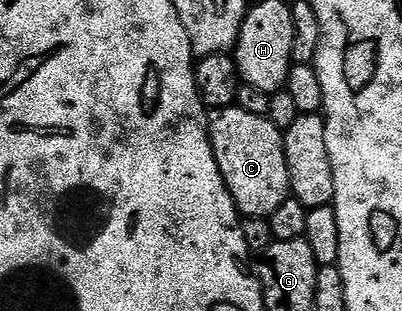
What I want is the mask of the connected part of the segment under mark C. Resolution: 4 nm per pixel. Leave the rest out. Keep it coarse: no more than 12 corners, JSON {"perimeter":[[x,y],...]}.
{"perimeter":[[234,106],[210,112],[219,172],[240,216],[291,190],[279,131]]}

